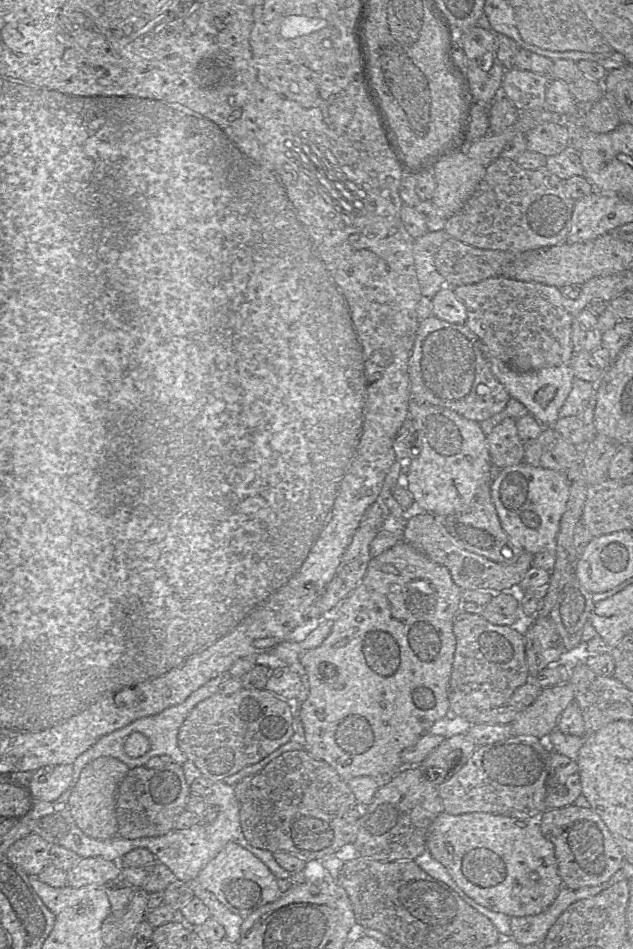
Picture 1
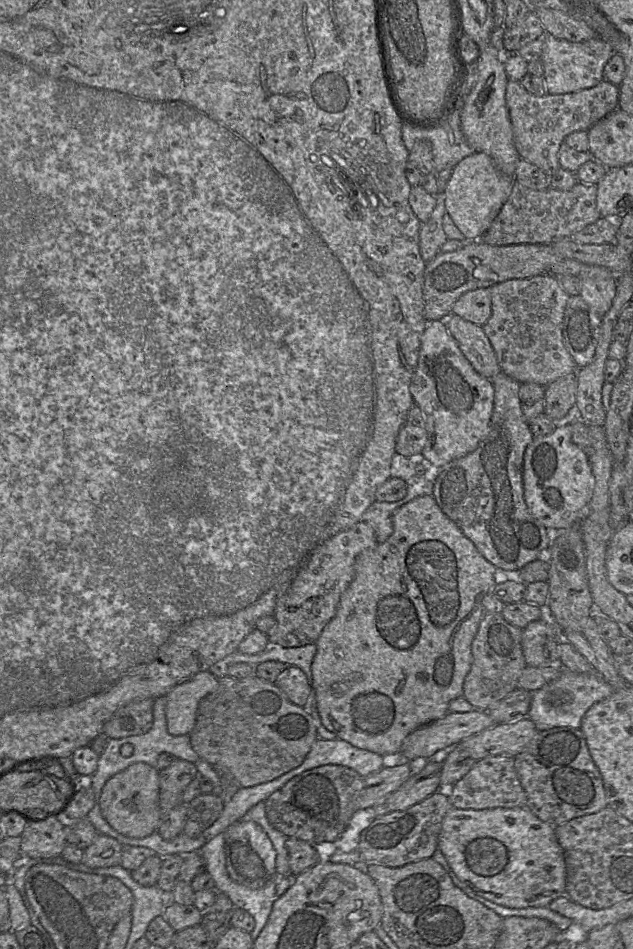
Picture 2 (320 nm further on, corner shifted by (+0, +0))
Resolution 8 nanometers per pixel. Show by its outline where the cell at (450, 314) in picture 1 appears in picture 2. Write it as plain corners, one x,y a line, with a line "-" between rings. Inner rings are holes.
489,287
470,290
462,294
454,303
452,314
482,327
491,316

